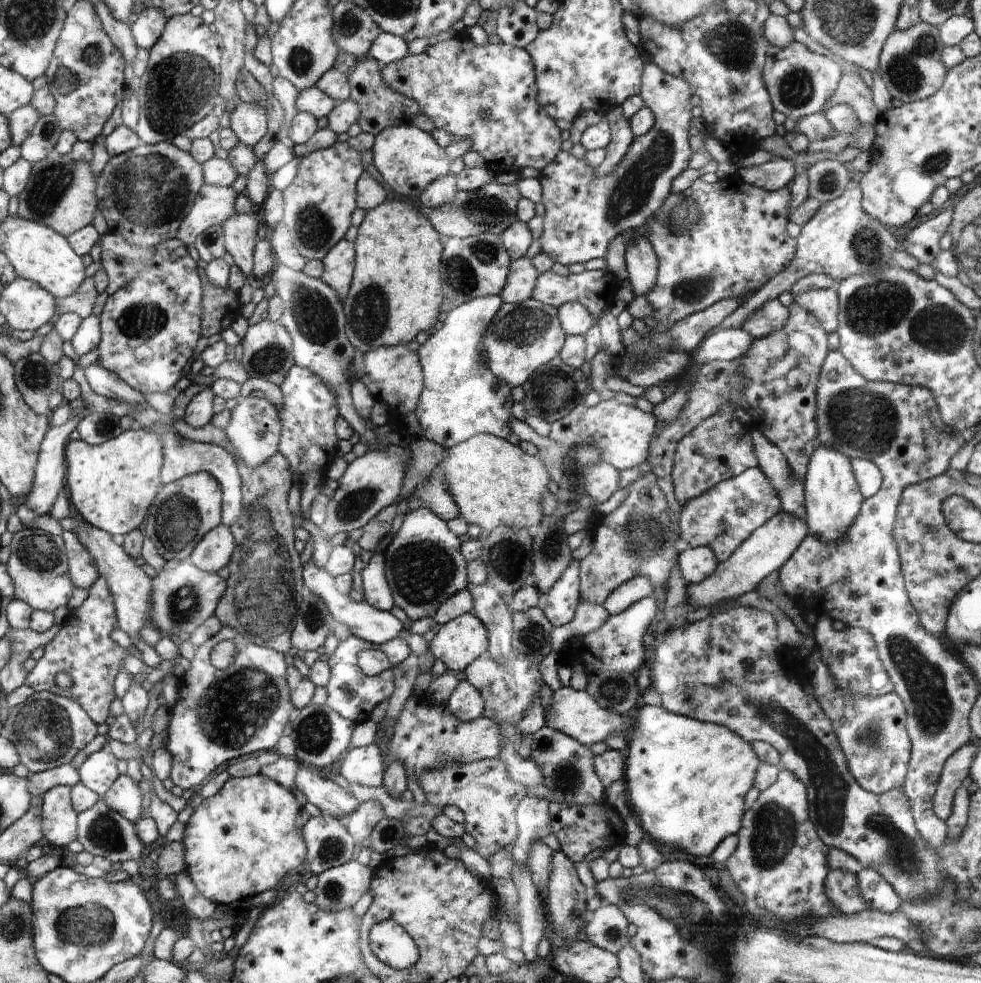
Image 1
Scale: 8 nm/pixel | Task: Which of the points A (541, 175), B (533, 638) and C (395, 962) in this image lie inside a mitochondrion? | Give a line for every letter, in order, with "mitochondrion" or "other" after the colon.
A: other
B: mitochondrion
C: other

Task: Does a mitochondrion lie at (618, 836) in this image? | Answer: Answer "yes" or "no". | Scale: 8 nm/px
no

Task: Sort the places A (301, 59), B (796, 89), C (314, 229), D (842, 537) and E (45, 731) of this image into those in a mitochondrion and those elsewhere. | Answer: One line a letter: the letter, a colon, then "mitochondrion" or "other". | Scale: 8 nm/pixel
A: mitochondrion
B: mitochondrion
C: mitochondrion
D: other
E: mitochondrion

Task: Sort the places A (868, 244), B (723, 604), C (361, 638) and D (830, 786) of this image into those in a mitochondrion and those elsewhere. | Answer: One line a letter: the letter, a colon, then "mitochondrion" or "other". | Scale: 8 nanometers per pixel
A: mitochondrion
B: other
C: other
D: mitochondrion

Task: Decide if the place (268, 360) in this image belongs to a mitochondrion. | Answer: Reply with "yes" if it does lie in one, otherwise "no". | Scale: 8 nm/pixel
yes

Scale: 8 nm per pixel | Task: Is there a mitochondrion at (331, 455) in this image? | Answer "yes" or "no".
no

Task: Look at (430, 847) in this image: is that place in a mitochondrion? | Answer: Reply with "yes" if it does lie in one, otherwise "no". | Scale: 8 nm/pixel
no

